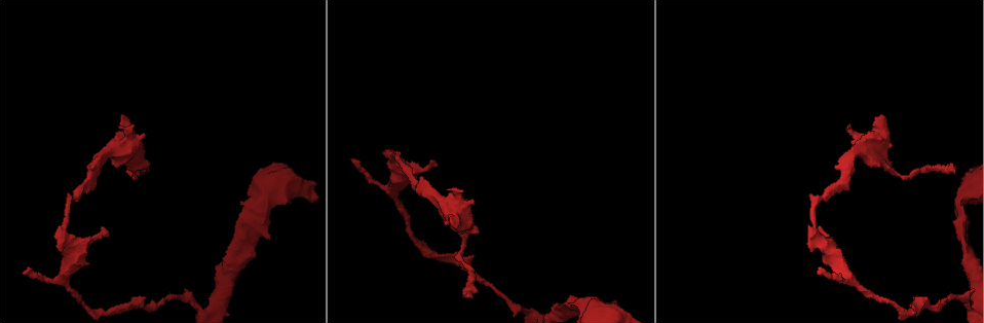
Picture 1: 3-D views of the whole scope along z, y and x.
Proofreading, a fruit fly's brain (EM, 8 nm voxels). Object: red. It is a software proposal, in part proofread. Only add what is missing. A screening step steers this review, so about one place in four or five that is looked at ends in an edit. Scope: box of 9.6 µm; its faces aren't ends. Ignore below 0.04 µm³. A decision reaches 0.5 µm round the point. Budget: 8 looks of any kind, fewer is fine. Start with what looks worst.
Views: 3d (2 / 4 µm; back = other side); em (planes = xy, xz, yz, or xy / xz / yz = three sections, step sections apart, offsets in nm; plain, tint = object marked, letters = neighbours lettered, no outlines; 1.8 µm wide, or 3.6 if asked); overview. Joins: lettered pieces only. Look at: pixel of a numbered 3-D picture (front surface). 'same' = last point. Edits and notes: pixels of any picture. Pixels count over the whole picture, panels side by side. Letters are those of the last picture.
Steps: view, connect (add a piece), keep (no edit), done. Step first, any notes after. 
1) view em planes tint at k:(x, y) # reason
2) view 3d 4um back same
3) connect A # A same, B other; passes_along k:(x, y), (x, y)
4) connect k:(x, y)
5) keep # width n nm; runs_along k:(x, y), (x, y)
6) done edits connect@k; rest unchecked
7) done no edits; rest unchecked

view 3d 4um at 1:(433, 162) # an open end

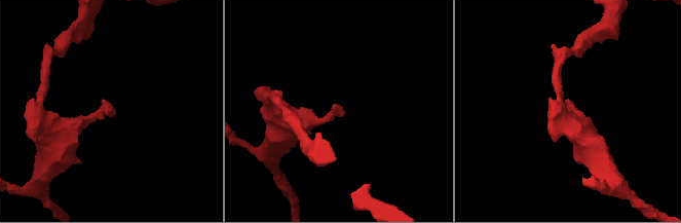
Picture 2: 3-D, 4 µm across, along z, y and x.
view em planes letters at 2:(568, 104)

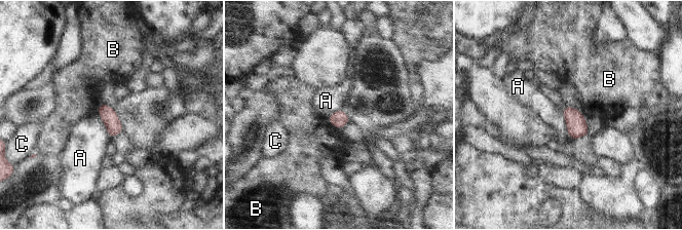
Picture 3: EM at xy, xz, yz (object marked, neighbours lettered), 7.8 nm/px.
keep # A other, B other, C other; border 3:(562, 113), (567, 132), (572, 140); no lettered piece goes on from it

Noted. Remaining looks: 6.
view em planes letters at 1:(961, 200) # free end

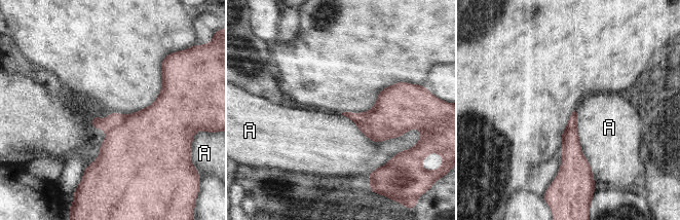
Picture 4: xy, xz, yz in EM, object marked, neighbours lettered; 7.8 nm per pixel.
keep # longest_contact A 550 nm; A other; border 4:(340, 114), (376, 142), (410, 130); none of them fits

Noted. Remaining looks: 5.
view 3d 2um back at 1:(954, 173) # end of a long branch

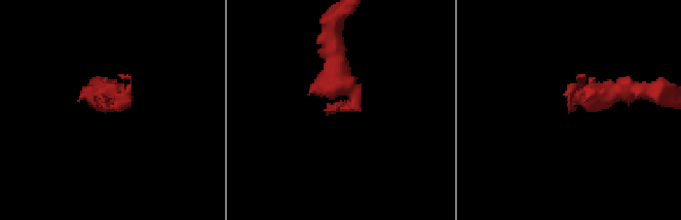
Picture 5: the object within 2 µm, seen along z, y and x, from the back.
view em planes letters at 5:(360, 108)

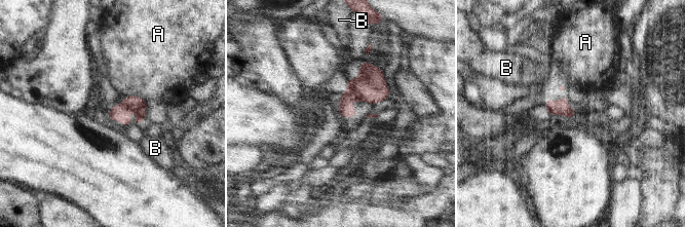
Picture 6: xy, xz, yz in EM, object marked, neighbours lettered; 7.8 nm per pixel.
keep # width 100 nm; A other, B other; border 6:(124, 97), (138, 96), (146, 101); none of them fits

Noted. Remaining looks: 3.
done no edits; rest unchecked

